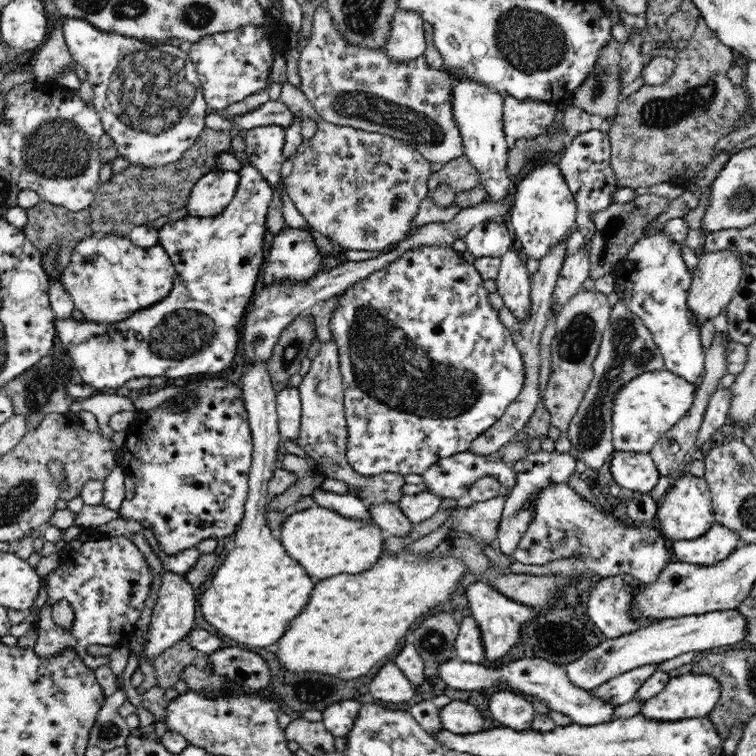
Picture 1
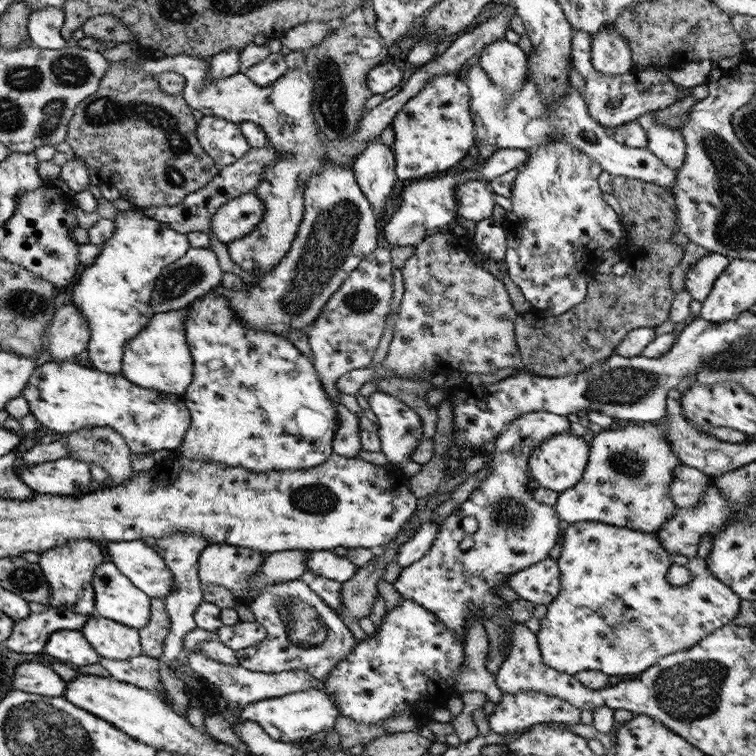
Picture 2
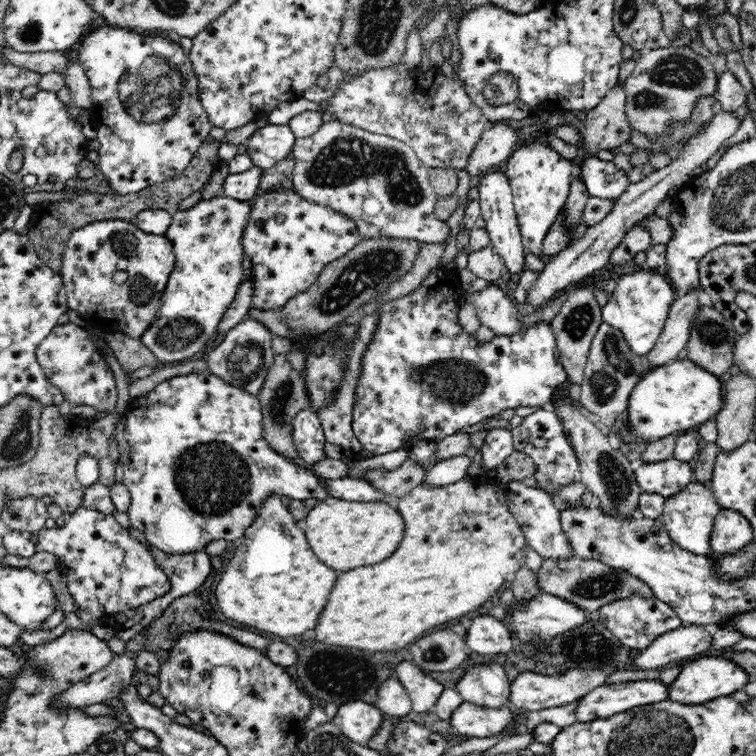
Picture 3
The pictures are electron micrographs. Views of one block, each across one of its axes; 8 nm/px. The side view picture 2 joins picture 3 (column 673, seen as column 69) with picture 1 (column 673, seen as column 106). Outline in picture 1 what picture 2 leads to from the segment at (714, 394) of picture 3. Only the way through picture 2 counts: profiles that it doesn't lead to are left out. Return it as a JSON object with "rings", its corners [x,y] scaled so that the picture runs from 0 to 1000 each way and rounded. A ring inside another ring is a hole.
{"rings":[[[876,487],[823,508],[810,524],[810,579],[813,595],[860,599],[862,591],[913,542],[921,511]]]}

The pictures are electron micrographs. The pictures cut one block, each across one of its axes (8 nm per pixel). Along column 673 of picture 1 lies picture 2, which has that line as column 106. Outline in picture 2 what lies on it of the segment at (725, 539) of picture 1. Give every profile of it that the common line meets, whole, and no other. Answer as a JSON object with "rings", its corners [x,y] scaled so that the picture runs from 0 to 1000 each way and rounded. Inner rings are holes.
{"rings":[[[142,716],[135,717],[134,721],[138,726],[139,742],[147,743],[165,765],[171,766],[171,770],[194,786],[197,791],[216,792],[224,786],[230,763],[202,725],[194,722],[189,716]]]}

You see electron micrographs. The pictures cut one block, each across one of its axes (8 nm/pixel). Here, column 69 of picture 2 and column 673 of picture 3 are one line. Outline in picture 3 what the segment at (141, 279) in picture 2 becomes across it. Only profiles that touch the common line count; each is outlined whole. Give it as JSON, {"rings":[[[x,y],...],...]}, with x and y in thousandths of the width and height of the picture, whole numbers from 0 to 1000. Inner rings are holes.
{"rings":[[[841,356],[816,370],[806,398],[795,406],[796,425],[820,435],[833,462],[854,472],[873,447],[894,390],[897,388],[878,358]]]}

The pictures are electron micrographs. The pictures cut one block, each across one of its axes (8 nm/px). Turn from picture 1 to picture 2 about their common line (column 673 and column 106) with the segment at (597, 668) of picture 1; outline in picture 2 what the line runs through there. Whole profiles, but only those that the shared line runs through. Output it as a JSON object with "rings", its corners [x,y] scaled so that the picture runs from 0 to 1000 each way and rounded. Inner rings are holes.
{"rings":[[[126,812],[110,827],[106,839],[134,870],[168,873],[188,865],[185,843],[177,832]]]}

